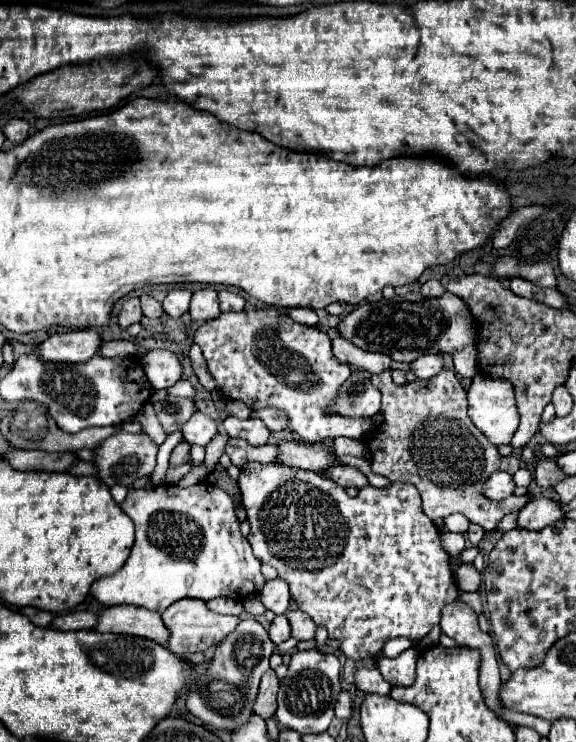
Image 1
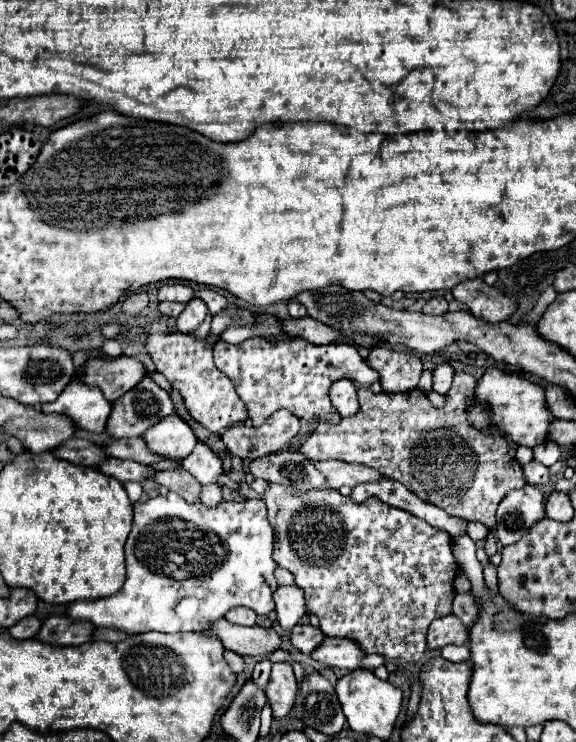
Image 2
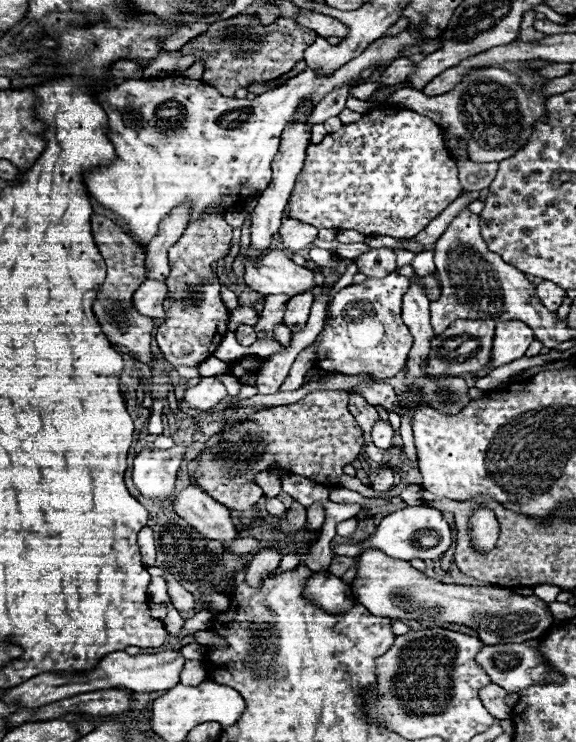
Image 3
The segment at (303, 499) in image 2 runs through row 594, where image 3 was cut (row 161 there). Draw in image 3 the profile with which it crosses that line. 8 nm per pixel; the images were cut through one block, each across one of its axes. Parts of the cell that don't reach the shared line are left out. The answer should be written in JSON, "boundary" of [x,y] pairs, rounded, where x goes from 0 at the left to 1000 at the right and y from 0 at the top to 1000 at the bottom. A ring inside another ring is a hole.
{"boundary":[[[670,143],[670,146],[653,146],[639,154],[632,154],[622,164],[615,167],[597,167],[587,178],[569,181],[556,194],[538,194],[535,197],[535,210],[528,218],[528,226],[521,232],[521,237],[514,240],[514,251],[507,256],[503,264],[503,294],[514,294],[528,302],[542,302],[549,307],[583,307],[583,310],[622,310],[632,318],[646,318],[646,315],[660,315],[660,318],[684,318],[684,321],[719,321],[726,313],[733,313],[747,296],[753,296],[764,286],[771,286],[795,264],[802,261],[802,251],[795,245],[795,226],[792,218],[785,216],[781,205],[771,197],[767,189],[767,173],[750,164],[743,156],[722,154],[715,148],[705,146],[688,146],[688,143]]]}

